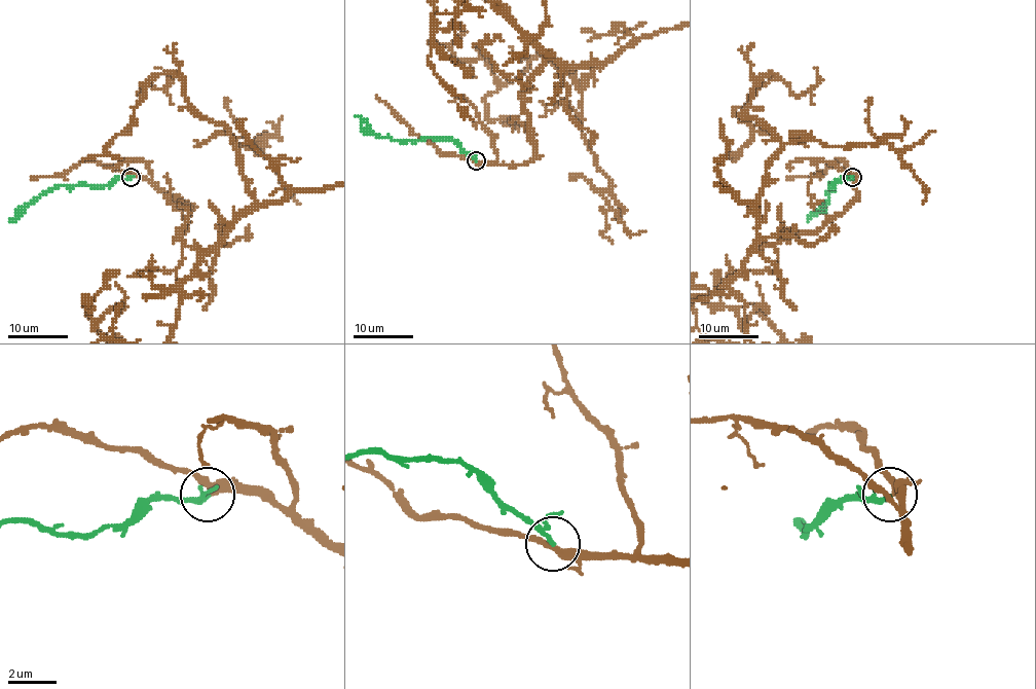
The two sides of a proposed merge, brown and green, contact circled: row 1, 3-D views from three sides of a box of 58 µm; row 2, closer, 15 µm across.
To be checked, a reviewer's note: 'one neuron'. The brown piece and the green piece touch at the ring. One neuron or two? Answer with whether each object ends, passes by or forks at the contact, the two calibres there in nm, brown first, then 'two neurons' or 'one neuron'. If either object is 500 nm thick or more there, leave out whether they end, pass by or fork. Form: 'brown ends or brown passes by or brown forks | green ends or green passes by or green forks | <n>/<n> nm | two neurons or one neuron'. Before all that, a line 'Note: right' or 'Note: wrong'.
Note: right
brown passes by | green forks | 320/120 nm | one neuron

